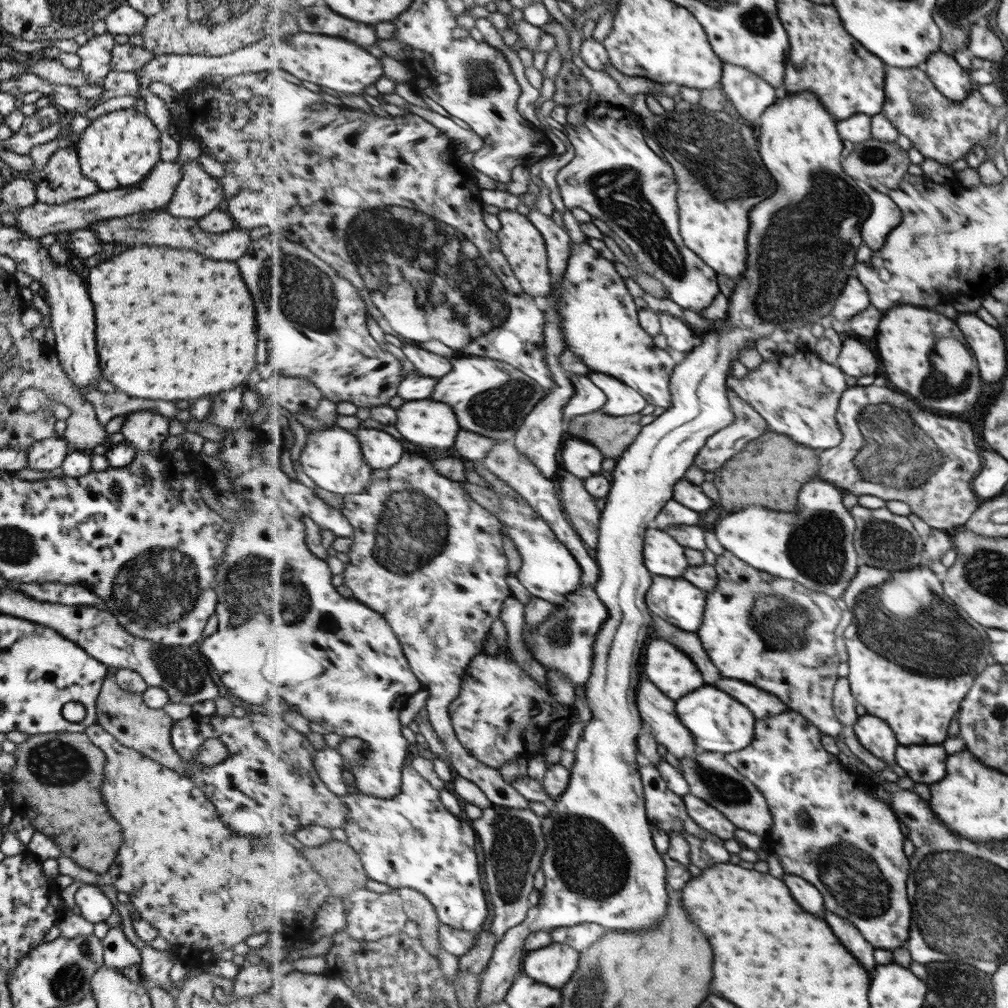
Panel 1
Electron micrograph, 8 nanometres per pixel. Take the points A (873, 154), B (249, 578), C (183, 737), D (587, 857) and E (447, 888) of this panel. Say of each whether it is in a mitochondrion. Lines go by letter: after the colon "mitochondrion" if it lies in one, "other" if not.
A: mitochondrion
B: mitochondrion
C: other
D: mitochondrion
E: other

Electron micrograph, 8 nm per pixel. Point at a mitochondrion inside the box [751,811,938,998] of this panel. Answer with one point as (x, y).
(854, 880)

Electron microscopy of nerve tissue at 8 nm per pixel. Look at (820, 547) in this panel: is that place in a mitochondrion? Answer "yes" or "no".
yes

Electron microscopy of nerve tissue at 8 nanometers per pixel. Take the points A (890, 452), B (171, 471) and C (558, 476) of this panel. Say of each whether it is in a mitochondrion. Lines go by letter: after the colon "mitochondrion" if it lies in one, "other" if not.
A: mitochondrion
B: other
C: other

